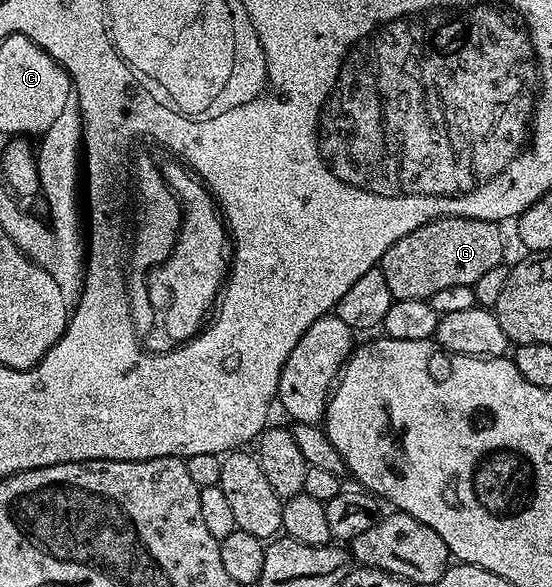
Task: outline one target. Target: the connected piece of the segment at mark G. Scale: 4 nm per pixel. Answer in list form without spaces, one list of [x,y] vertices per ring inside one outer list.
[[[442,216],[438,220],[428,222],[412,234],[404,234],[400,242],[396,242],[384,254],[381,270],[388,282],[388,290],[392,290],[395,300],[422,299],[429,301],[432,294],[445,290],[448,286],[473,286],[476,278],[480,278],[492,266],[503,263],[502,232],[492,220],[477,220],[467,216]]]

